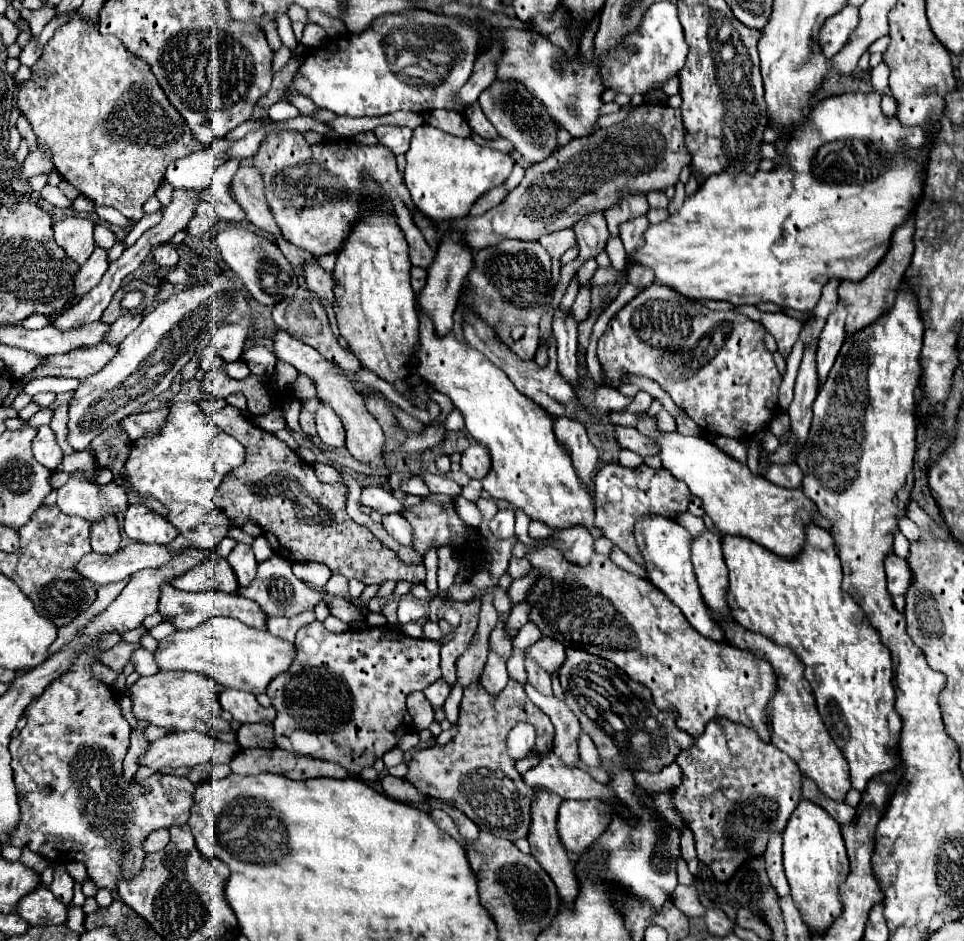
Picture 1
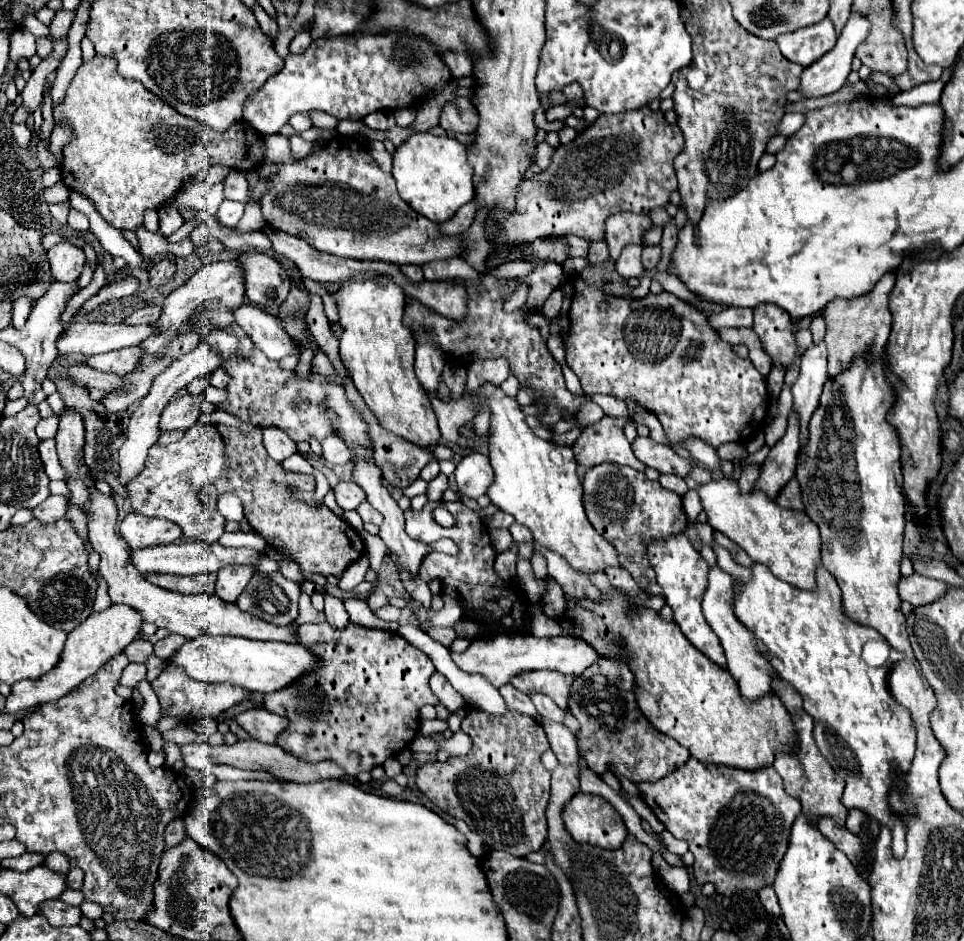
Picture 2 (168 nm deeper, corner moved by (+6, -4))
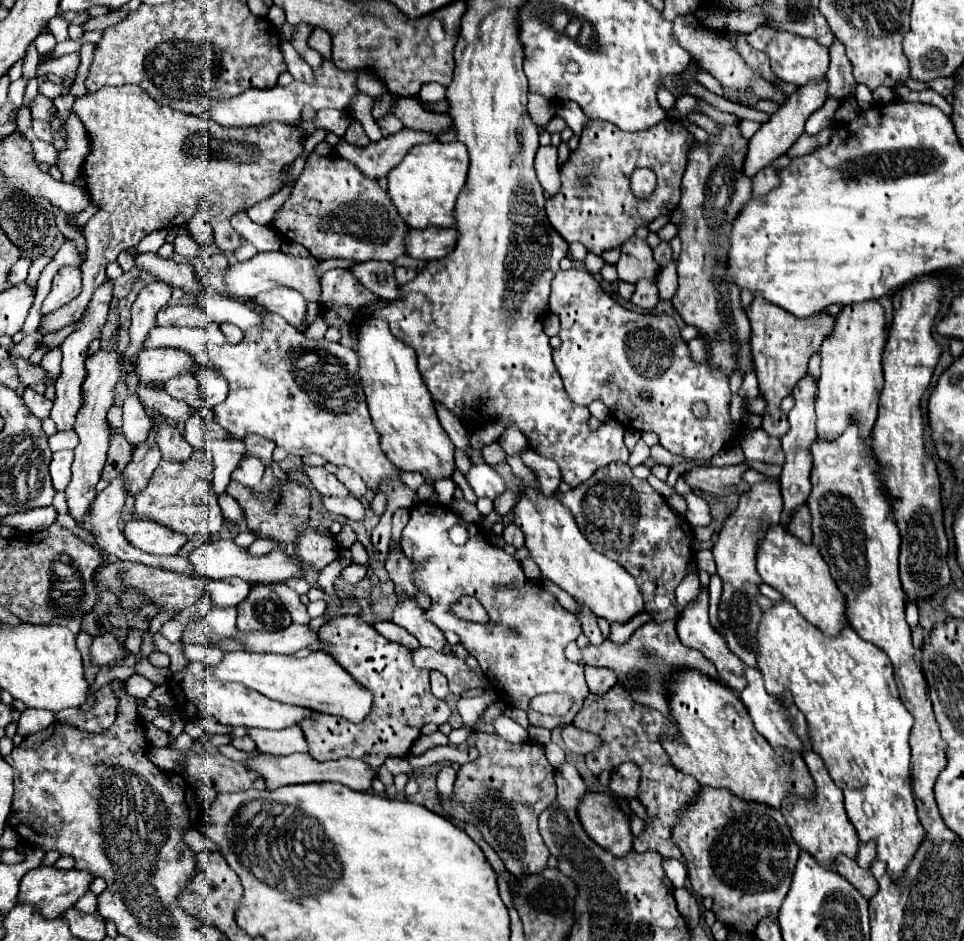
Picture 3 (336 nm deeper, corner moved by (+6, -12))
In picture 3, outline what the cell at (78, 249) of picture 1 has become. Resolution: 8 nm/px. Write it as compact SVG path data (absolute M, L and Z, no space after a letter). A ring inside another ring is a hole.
M63 266L55 278L49 296L41 306L41 314L49 314L69 300L73 300L81 292L81 268L79 266Z

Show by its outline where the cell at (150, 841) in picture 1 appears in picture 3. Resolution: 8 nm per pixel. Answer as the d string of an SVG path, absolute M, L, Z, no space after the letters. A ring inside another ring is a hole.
M191 828L191 830L185 832L185 844L187 844L189 850L193 850L195 854L207 850L207 840L205 840L205 836L203 836L199 830L195 830L195 828Z

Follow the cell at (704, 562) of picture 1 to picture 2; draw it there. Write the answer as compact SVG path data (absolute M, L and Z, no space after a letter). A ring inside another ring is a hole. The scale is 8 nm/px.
M719 566L709 570L709 586L707 586L707 592L703 598L703 614L725 650L727 670L737 680L741 696L745 700L755 702L767 694L773 694L771 684L777 678L777 672L771 666L771 662L765 658L765 654L761 654L761 650L757 650L757 646L753 646L753 634L749 630L745 630L745 626L741 626L741 622L733 614L733 578L727 572L723 572Z

